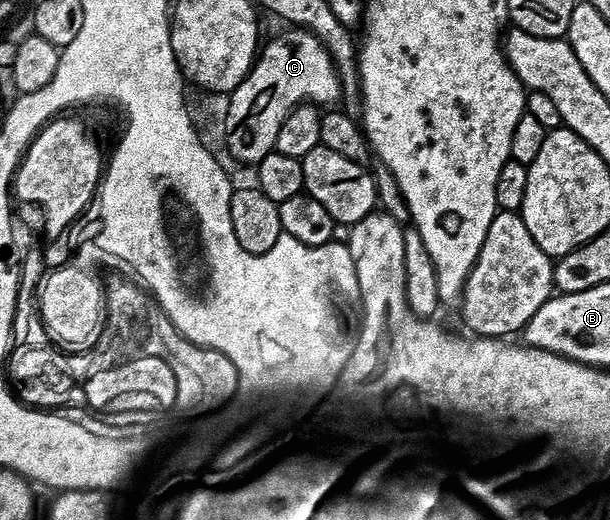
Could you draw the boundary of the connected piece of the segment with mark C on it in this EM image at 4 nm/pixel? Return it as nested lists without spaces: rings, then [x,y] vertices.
[[[285,28],[287,30],[283,31],[282,34],[277,34],[273,39],[266,41],[264,45],[262,45],[262,49],[265,52],[265,56],[261,59],[260,66],[257,66],[257,69],[251,74],[251,78],[249,80],[243,80],[241,82],[241,88],[239,88],[239,92],[235,94],[235,98],[230,100],[230,104],[227,107],[229,111],[229,120],[225,121],[225,130],[222,132],[221,136],[231,144],[231,148],[233,148],[233,152],[237,154],[237,156],[241,156],[241,158],[260,158],[270,153],[273,149],[275,138],[278,135],[279,127],[283,124],[283,120],[286,119],[286,116],[290,111],[294,109],[295,106],[300,105],[304,102],[314,102],[317,104],[322,104],[321,102],[329,102],[325,104],[331,104],[333,100],[338,101],[340,99],[341,93],[341,81],[339,81],[339,76],[337,74],[336,68],[333,66],[332,60],[329,58],[329,52],[327,48],[316,38],[316,36],[307,29],[302,28]]]

